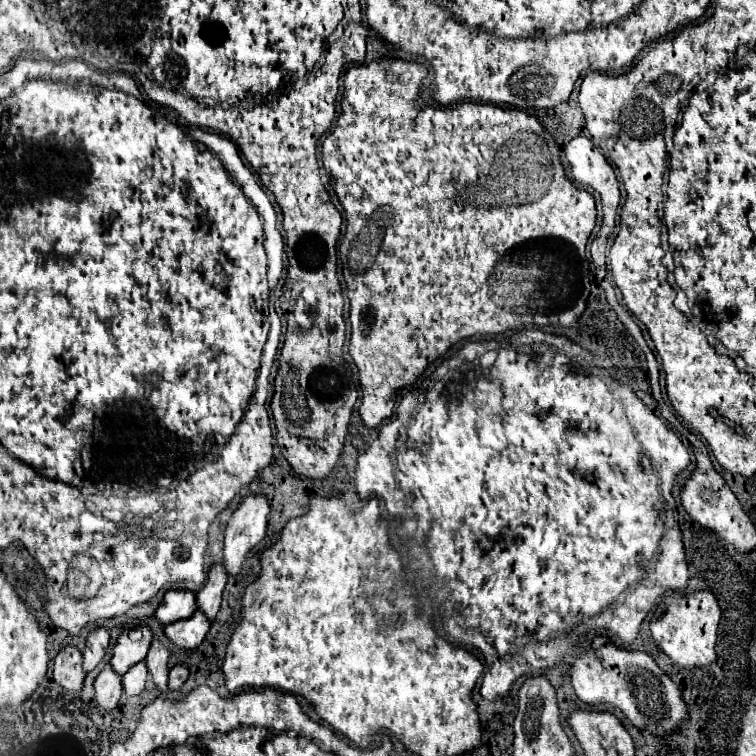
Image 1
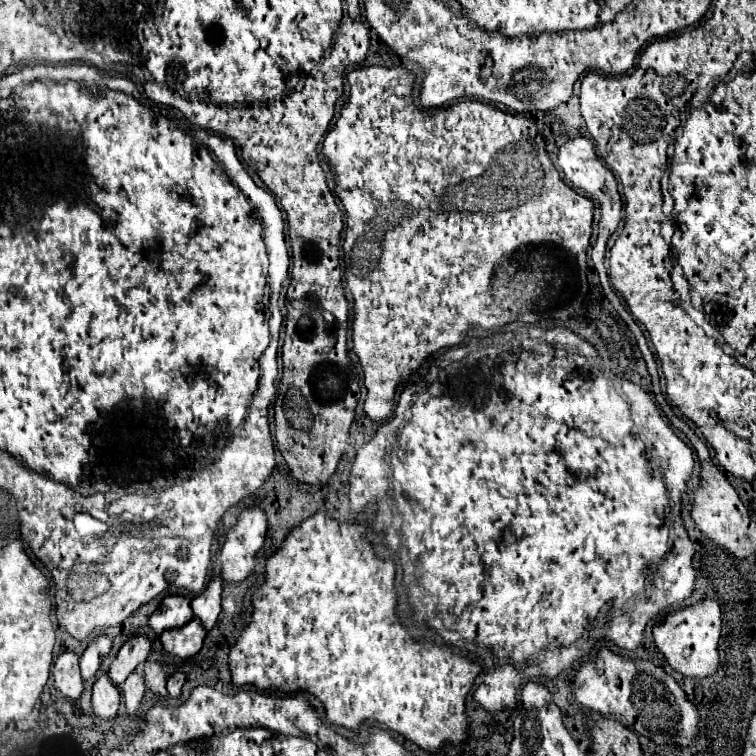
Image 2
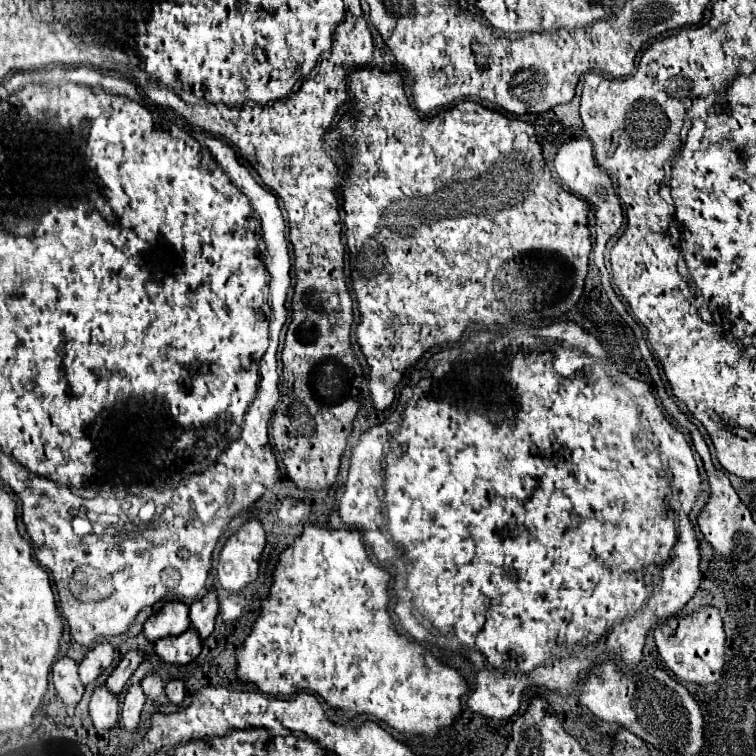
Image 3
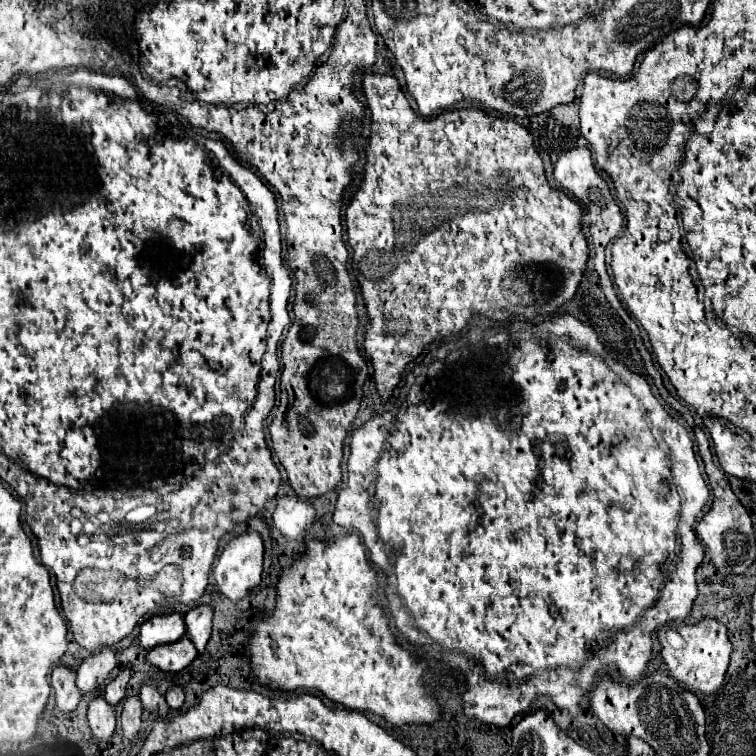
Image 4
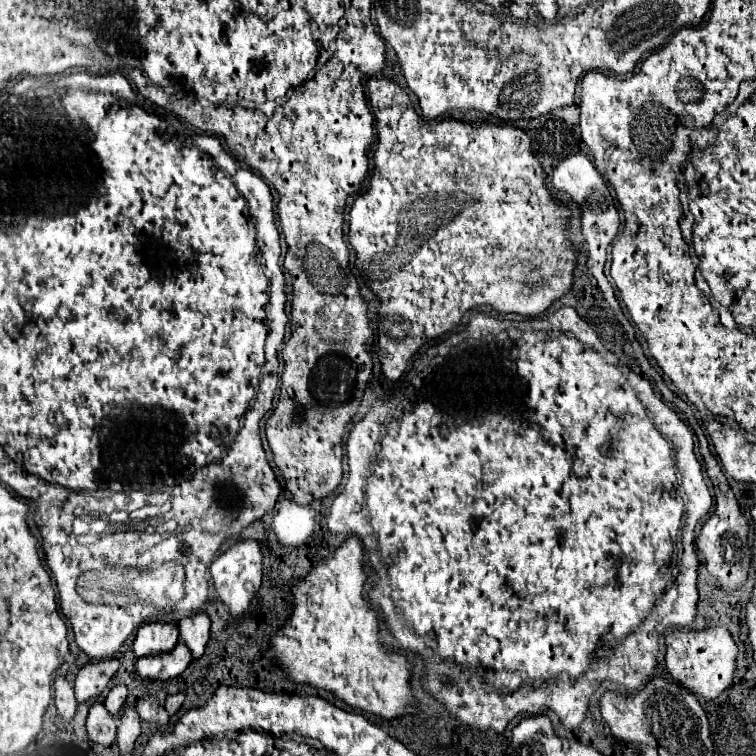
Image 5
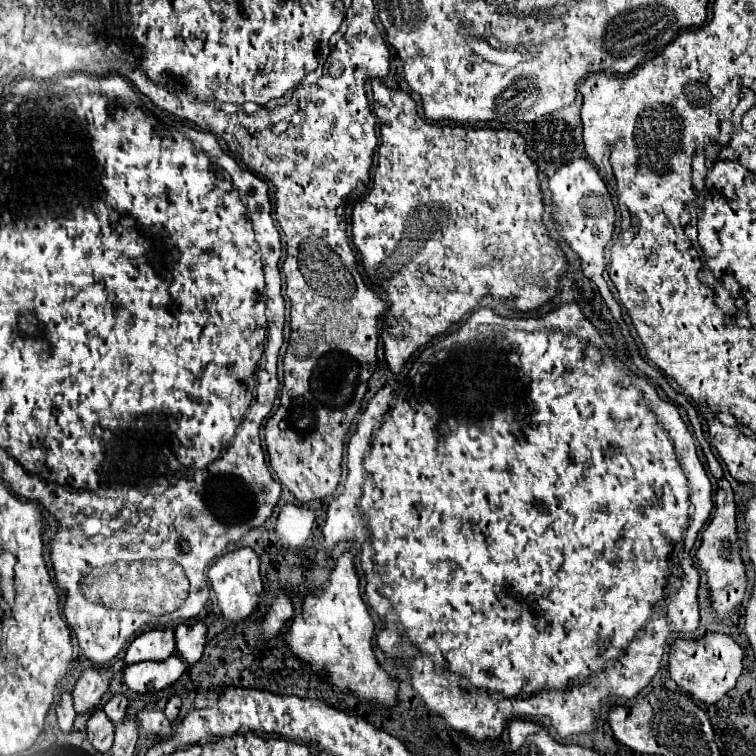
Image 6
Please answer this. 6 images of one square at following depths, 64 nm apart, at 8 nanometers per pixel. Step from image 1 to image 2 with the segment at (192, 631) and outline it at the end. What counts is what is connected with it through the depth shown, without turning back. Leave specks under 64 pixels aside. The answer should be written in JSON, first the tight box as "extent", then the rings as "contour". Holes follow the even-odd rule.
{"extent":[160,620,206,660],"contour":[[[192,620],[182,628],[164,632],[160,636],[160,644],[166,654],[188,660],[200,652],[204,636],[206,636],[206,630],[202,628],[202,624],[198,620]]]}

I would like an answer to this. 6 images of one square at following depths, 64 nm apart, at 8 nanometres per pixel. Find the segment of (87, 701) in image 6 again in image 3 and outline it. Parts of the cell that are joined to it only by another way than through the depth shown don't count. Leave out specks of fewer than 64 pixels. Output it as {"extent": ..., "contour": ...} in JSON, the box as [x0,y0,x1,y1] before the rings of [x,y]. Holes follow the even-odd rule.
{"extent":[78,642,114,686],"contour":[[[102,642],[102,644],[98,644],[96,648],[92,648],[92,650],[84,656],[84,660],[80,662],[80,666],[78,666],[80,682],[82,682],[84,686],[94,684],[94,682],[102,676],[102,672],[112,664],[112,660],[114,660],[114,648],[112,648],[112,644]]]}

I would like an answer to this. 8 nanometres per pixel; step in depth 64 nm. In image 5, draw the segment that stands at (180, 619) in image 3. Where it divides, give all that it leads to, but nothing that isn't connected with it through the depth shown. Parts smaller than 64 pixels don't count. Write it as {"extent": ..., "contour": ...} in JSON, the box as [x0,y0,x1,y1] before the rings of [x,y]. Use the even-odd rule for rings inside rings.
{"extent":[132,622,178,658],"contour":[[[152,622],[152,624],[144,624],[138,630],[138,636],[132,644],[132,652],[136,658],[154,656],[154,654],[170,652],[176,644],[178,644],[178,626],[176,624]]]}

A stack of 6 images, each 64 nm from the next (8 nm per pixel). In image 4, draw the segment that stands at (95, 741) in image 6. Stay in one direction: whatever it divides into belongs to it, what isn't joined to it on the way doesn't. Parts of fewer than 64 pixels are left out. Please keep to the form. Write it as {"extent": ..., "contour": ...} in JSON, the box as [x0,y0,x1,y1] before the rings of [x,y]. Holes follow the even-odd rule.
{"extent":[88,698,116,740],"contour":[[[94,698],[88,706],[88,724],[98,740],[110,740],[116,730],[116,712],[104,698]]]}

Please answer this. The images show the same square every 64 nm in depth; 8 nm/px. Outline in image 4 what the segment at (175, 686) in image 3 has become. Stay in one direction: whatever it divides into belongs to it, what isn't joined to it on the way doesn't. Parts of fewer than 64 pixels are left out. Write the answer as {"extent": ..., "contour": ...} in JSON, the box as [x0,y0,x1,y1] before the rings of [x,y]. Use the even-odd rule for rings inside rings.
{"extent":[166,686,184,710],"contour":[[[180,686],[170,688],[170,690],[166,692],[166,702],[168,702],[170,710],[178,710],[178,708],[182,706],[182,702],[184,702],[184,690],[182,690]]]}

